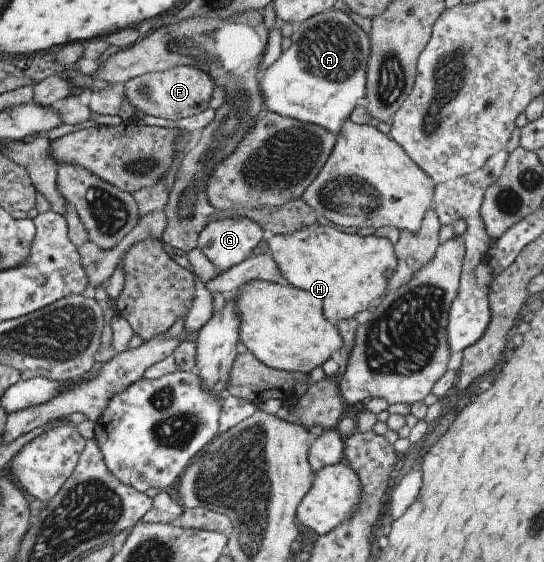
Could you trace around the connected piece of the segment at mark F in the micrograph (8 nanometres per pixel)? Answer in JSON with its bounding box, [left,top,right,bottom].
[124,64,215,120]

